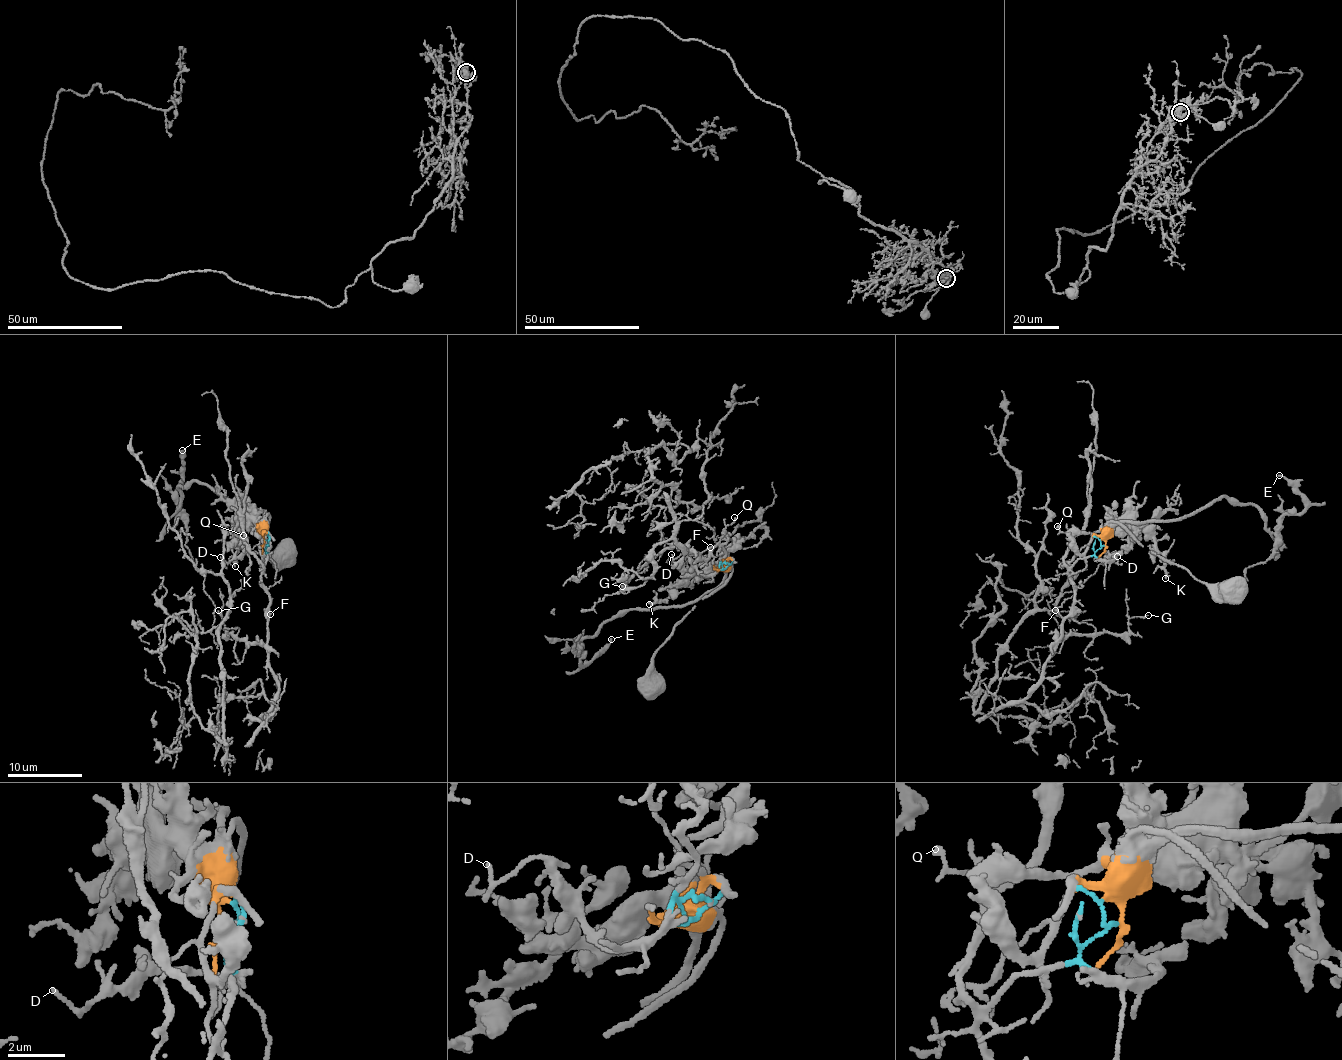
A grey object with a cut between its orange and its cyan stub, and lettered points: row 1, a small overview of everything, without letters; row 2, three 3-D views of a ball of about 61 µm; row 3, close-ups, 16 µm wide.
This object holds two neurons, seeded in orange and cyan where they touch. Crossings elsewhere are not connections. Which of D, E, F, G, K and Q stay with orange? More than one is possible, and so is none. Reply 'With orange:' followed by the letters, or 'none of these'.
With orange: E, K

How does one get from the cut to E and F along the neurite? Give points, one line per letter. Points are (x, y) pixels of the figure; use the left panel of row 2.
E: (265, 539), (261, 510), (216, 494), (204, 483), (190, 481), (178, 488), (177, 509), (182, 450)
F: (265, 539), (267, 560), (261, 576), (264, 590), (269, 595), (267, 619), (270, 614)

